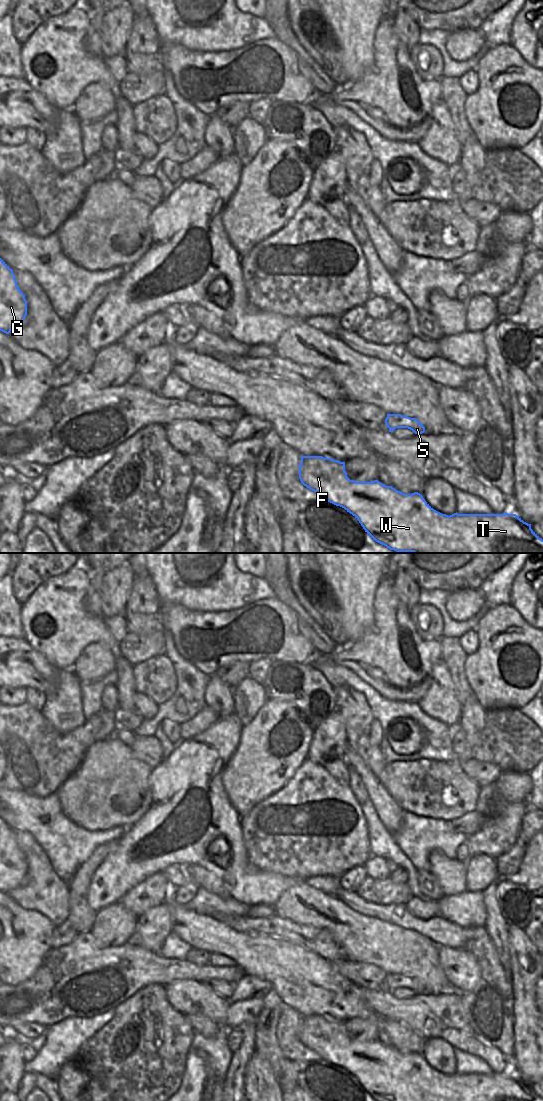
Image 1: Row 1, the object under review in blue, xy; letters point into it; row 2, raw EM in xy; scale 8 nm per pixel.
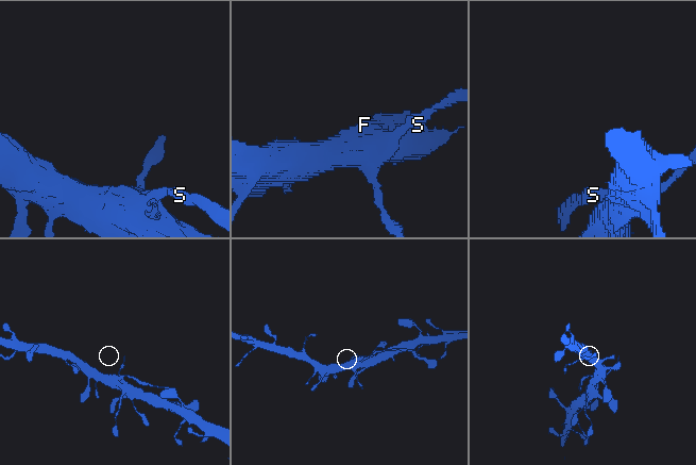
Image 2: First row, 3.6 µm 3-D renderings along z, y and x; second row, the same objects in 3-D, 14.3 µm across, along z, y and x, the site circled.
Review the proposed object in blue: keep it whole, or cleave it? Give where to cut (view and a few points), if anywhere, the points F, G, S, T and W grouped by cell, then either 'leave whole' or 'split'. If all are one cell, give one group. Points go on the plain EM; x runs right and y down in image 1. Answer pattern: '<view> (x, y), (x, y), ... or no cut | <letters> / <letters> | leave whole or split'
xy (402, 975), (402, 978), (396, 980), (389, 990) | F G T W / S | split

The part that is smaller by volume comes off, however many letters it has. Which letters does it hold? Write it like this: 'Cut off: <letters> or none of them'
Cut off: S.

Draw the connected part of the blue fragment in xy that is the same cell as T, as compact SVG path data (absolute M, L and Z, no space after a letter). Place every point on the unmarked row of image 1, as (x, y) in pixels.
M301 1016L301 1043L326 1060L344 1068L375 1101L543 1101L516 1074L458 1074L448 1076L434 1070L414 1052L404 1054L374 1040L356 1042L347 1037L345 1022L322 1016Z

